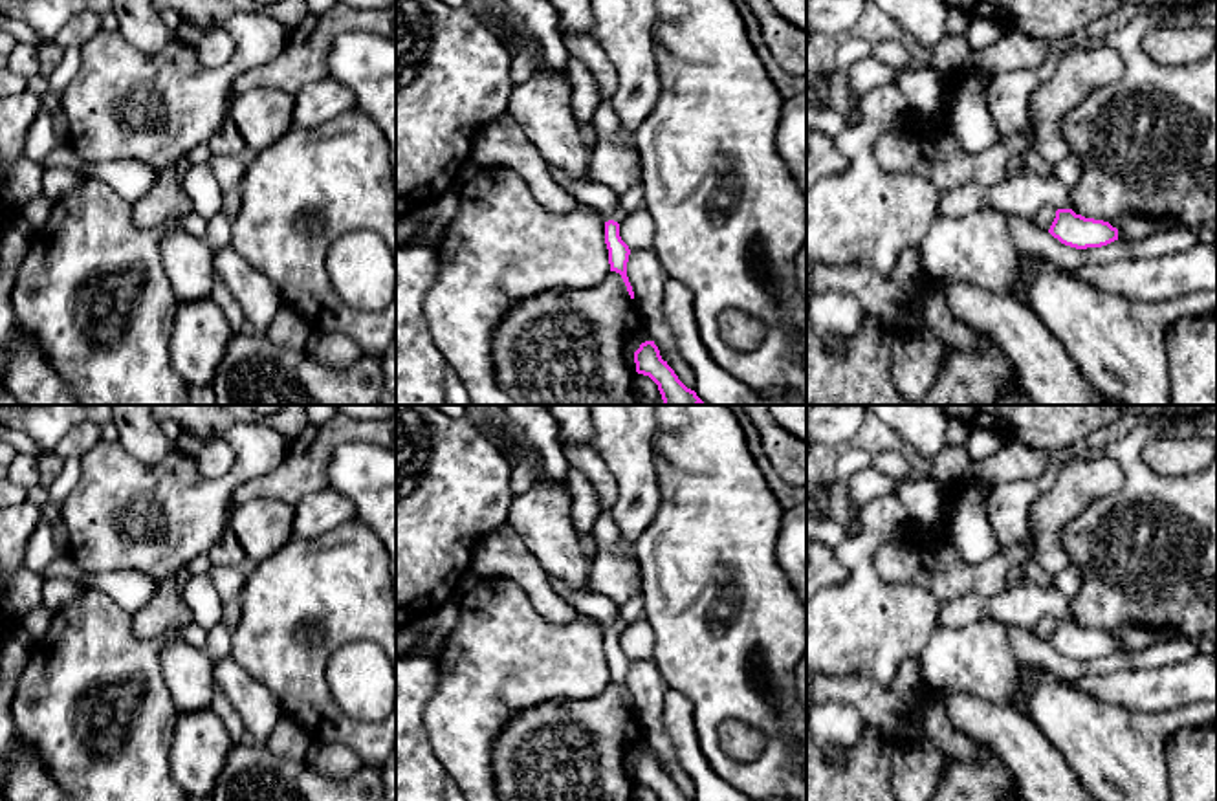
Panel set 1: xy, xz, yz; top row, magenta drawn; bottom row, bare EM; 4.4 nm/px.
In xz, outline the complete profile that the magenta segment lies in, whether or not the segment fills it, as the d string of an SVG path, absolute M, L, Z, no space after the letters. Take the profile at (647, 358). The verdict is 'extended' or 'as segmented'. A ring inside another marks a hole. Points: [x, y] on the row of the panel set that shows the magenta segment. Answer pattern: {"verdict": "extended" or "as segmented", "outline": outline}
{"verdict": "as segmented", "outline": "M645 341L634 352L636 372L649 376L662 394L662 405L700 405L695 390L687 389L674 370L662 359L654 341Z"}

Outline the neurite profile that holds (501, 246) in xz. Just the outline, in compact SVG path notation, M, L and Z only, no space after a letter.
M488 165L456 187L458 211L434 247L438 277L423 313L444 359L467 389L469 405L515 405L499 387L491 354L493 332L508 308L550 288L587 290L610 271L605 222L590 207L554 214L532 194L526 180L504 165Z

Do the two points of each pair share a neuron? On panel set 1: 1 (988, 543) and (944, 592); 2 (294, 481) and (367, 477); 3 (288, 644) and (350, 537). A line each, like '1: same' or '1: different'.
1: different
2: different
3: same

